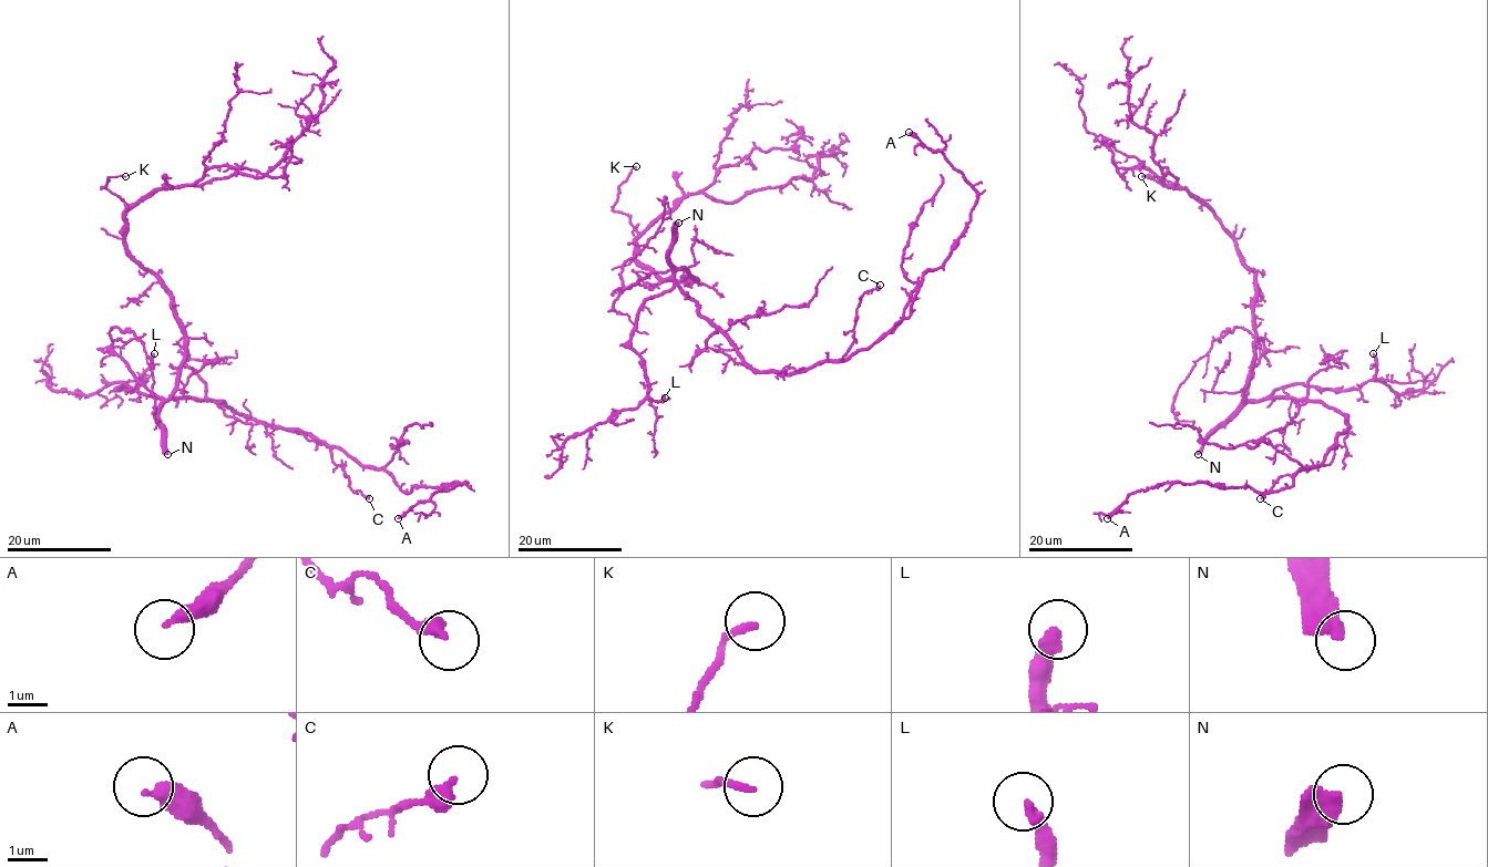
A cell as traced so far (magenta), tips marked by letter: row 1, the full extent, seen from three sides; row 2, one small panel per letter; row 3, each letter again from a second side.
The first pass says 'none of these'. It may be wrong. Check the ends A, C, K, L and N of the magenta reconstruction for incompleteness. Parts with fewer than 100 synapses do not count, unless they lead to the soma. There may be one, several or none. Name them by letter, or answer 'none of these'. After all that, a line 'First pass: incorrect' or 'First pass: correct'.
N
First pass: incorrect

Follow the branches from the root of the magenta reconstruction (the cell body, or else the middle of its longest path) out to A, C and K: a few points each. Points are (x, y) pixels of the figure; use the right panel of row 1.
A: (1244, 398), (1319, 401), (1343, 414), (1347, 427), (1289, 487), (1260, 493), (1157, 483), (1132, 492), (1107, 518)
C: (1244, 398), (1319, 401), (1343, 414), (1347, 424), (1336, 439), (1333, 460), (1330, 463), (1282, 475), (1260, 498)
K: (1244, 398), (1250, 365), (1255, 357), (1255, 274), (1244, 264), (1234, 237), (1201, 199), (1161, 176), (1141, 176)

